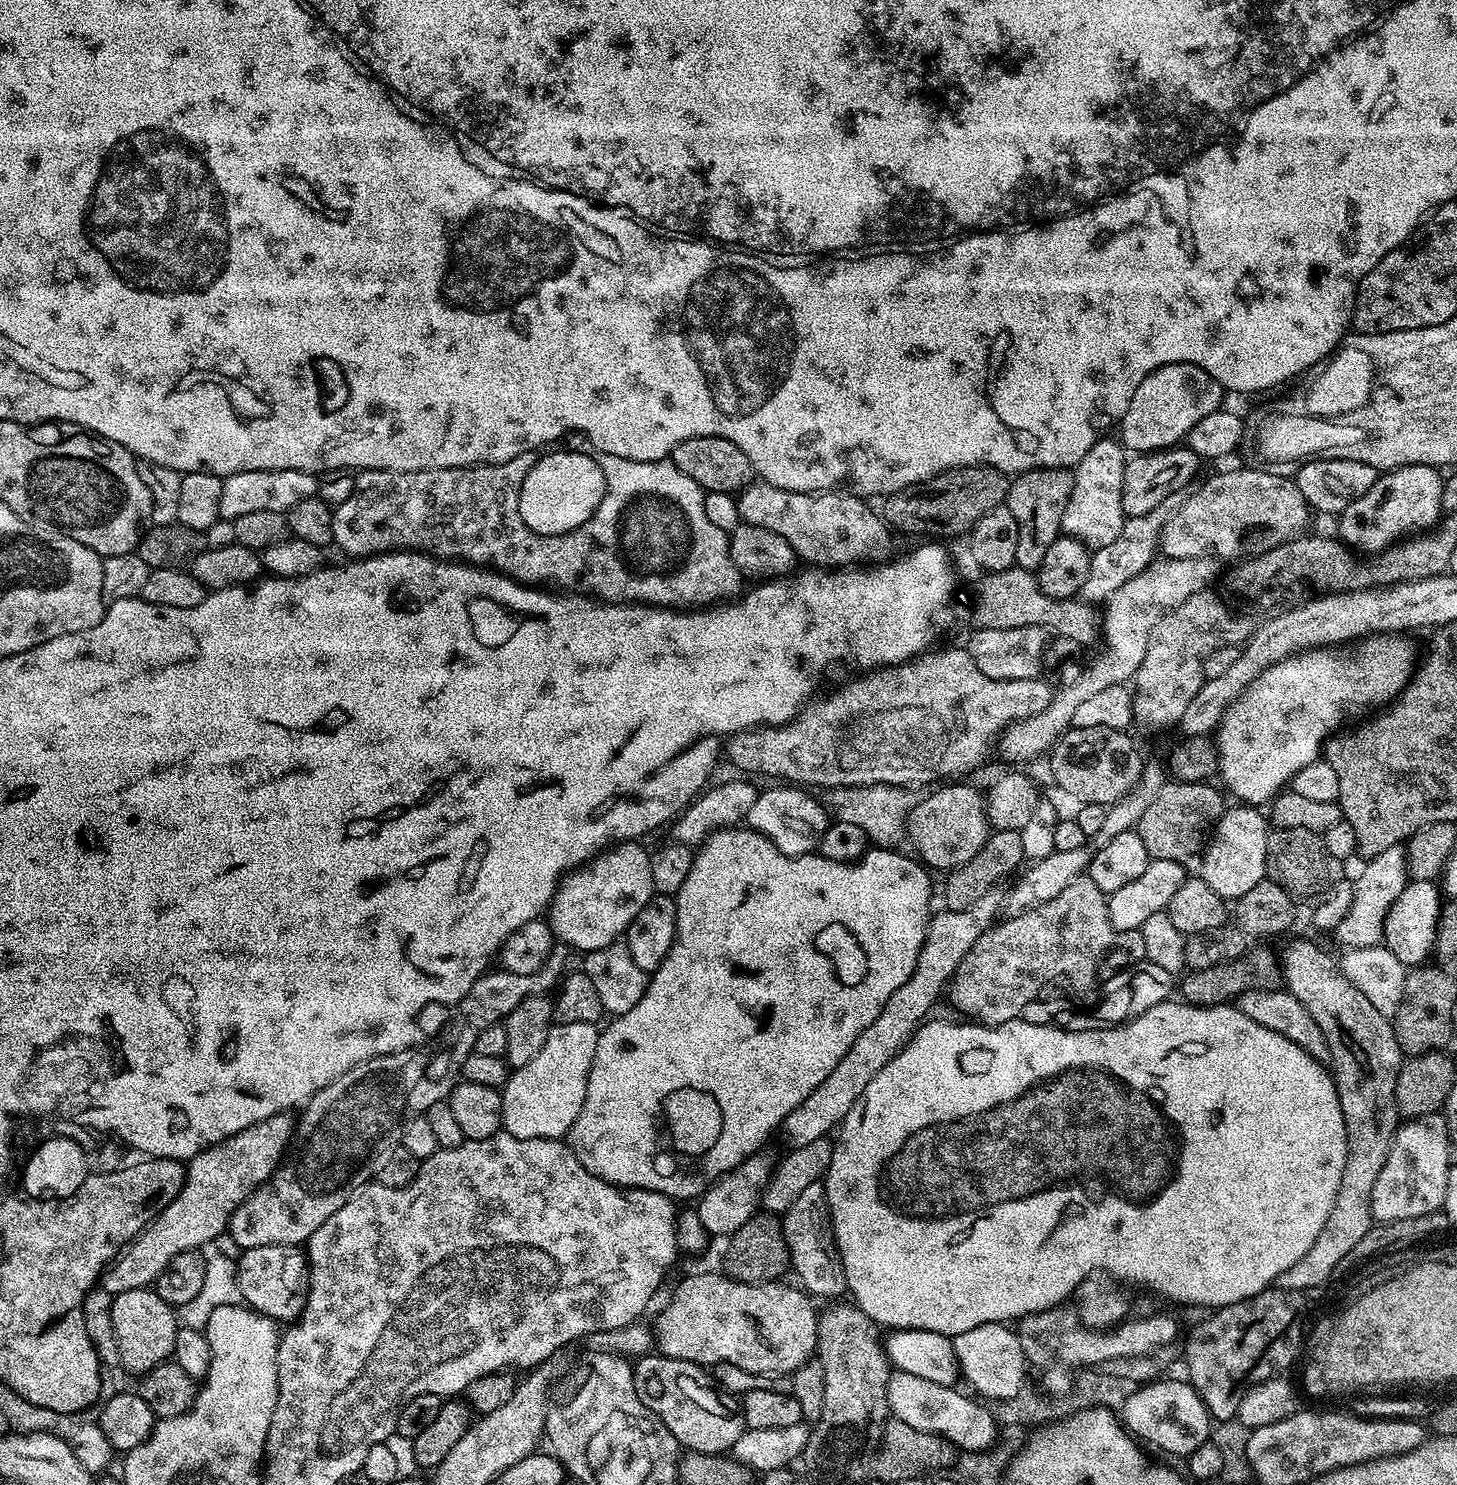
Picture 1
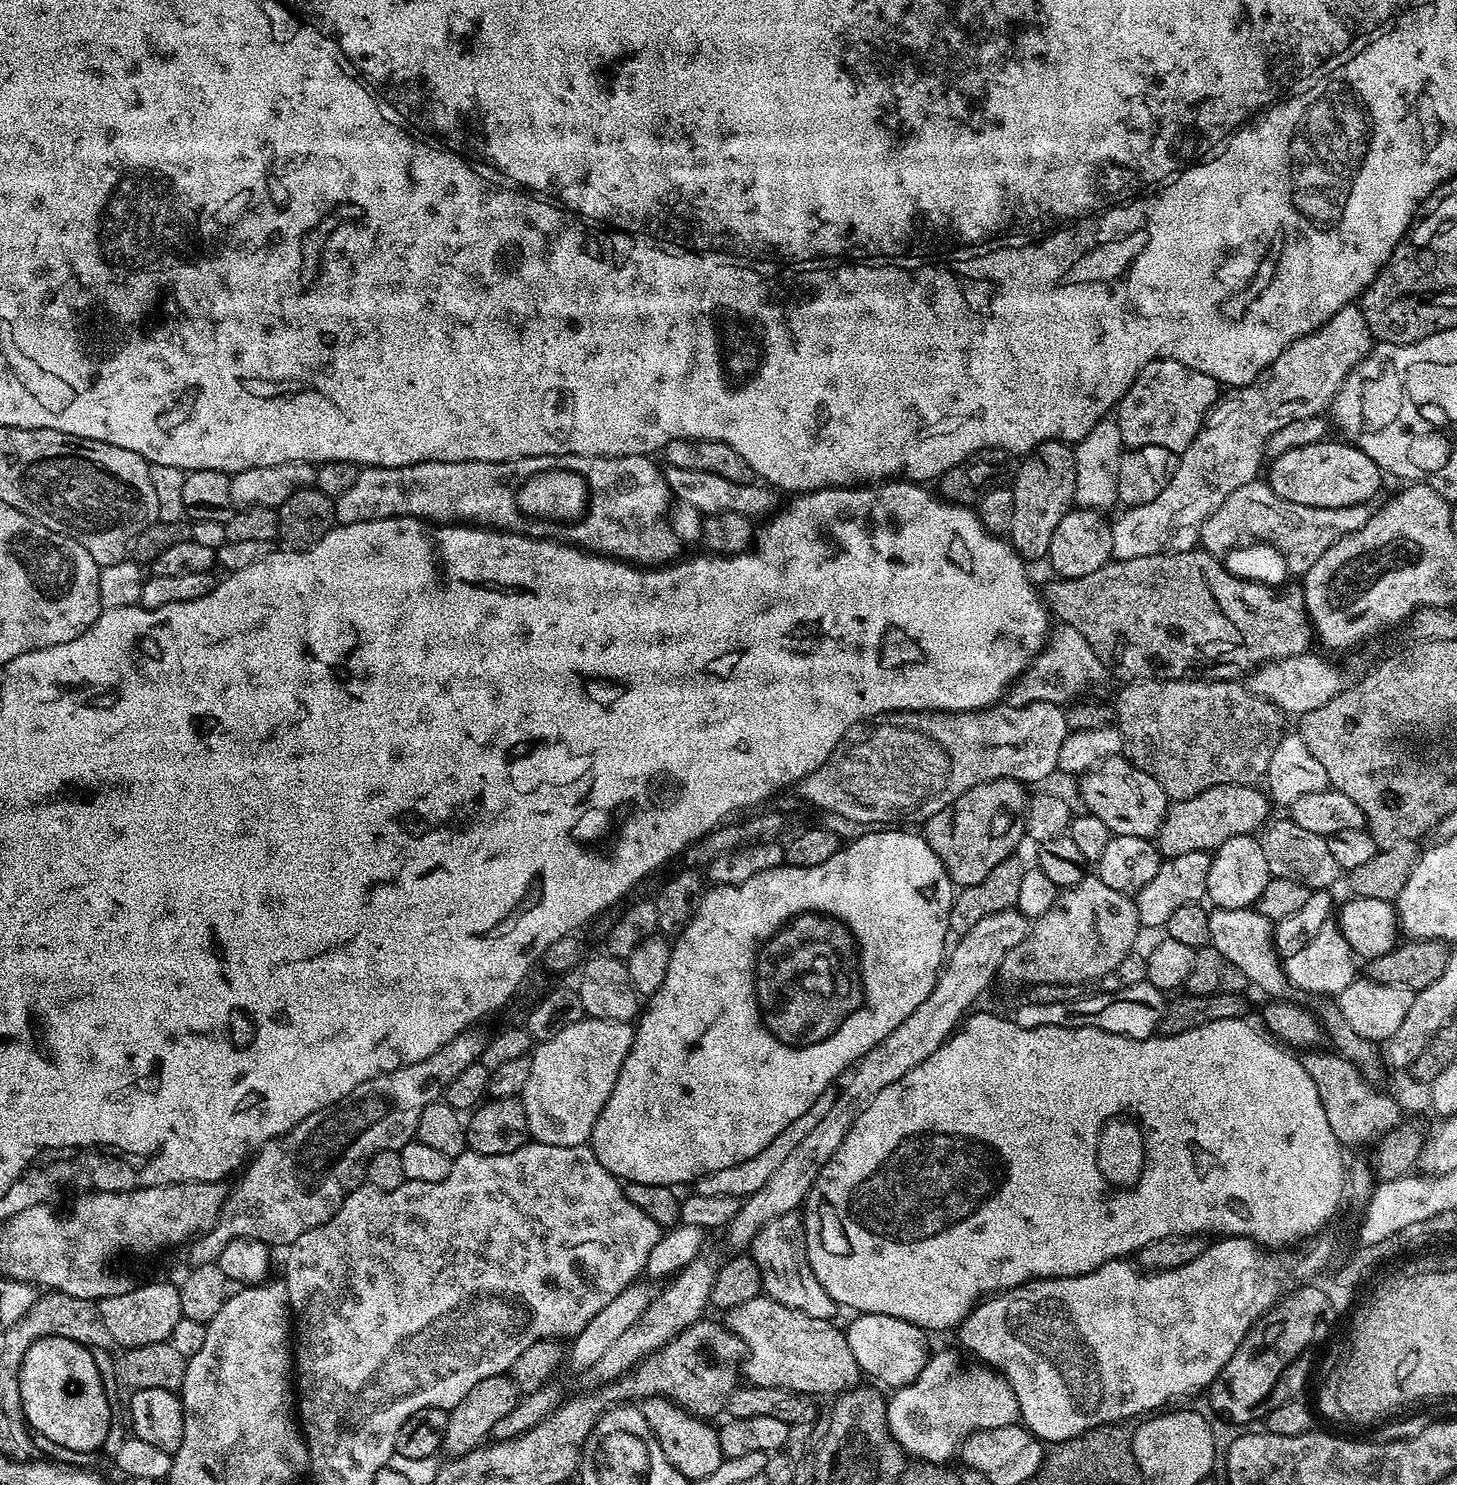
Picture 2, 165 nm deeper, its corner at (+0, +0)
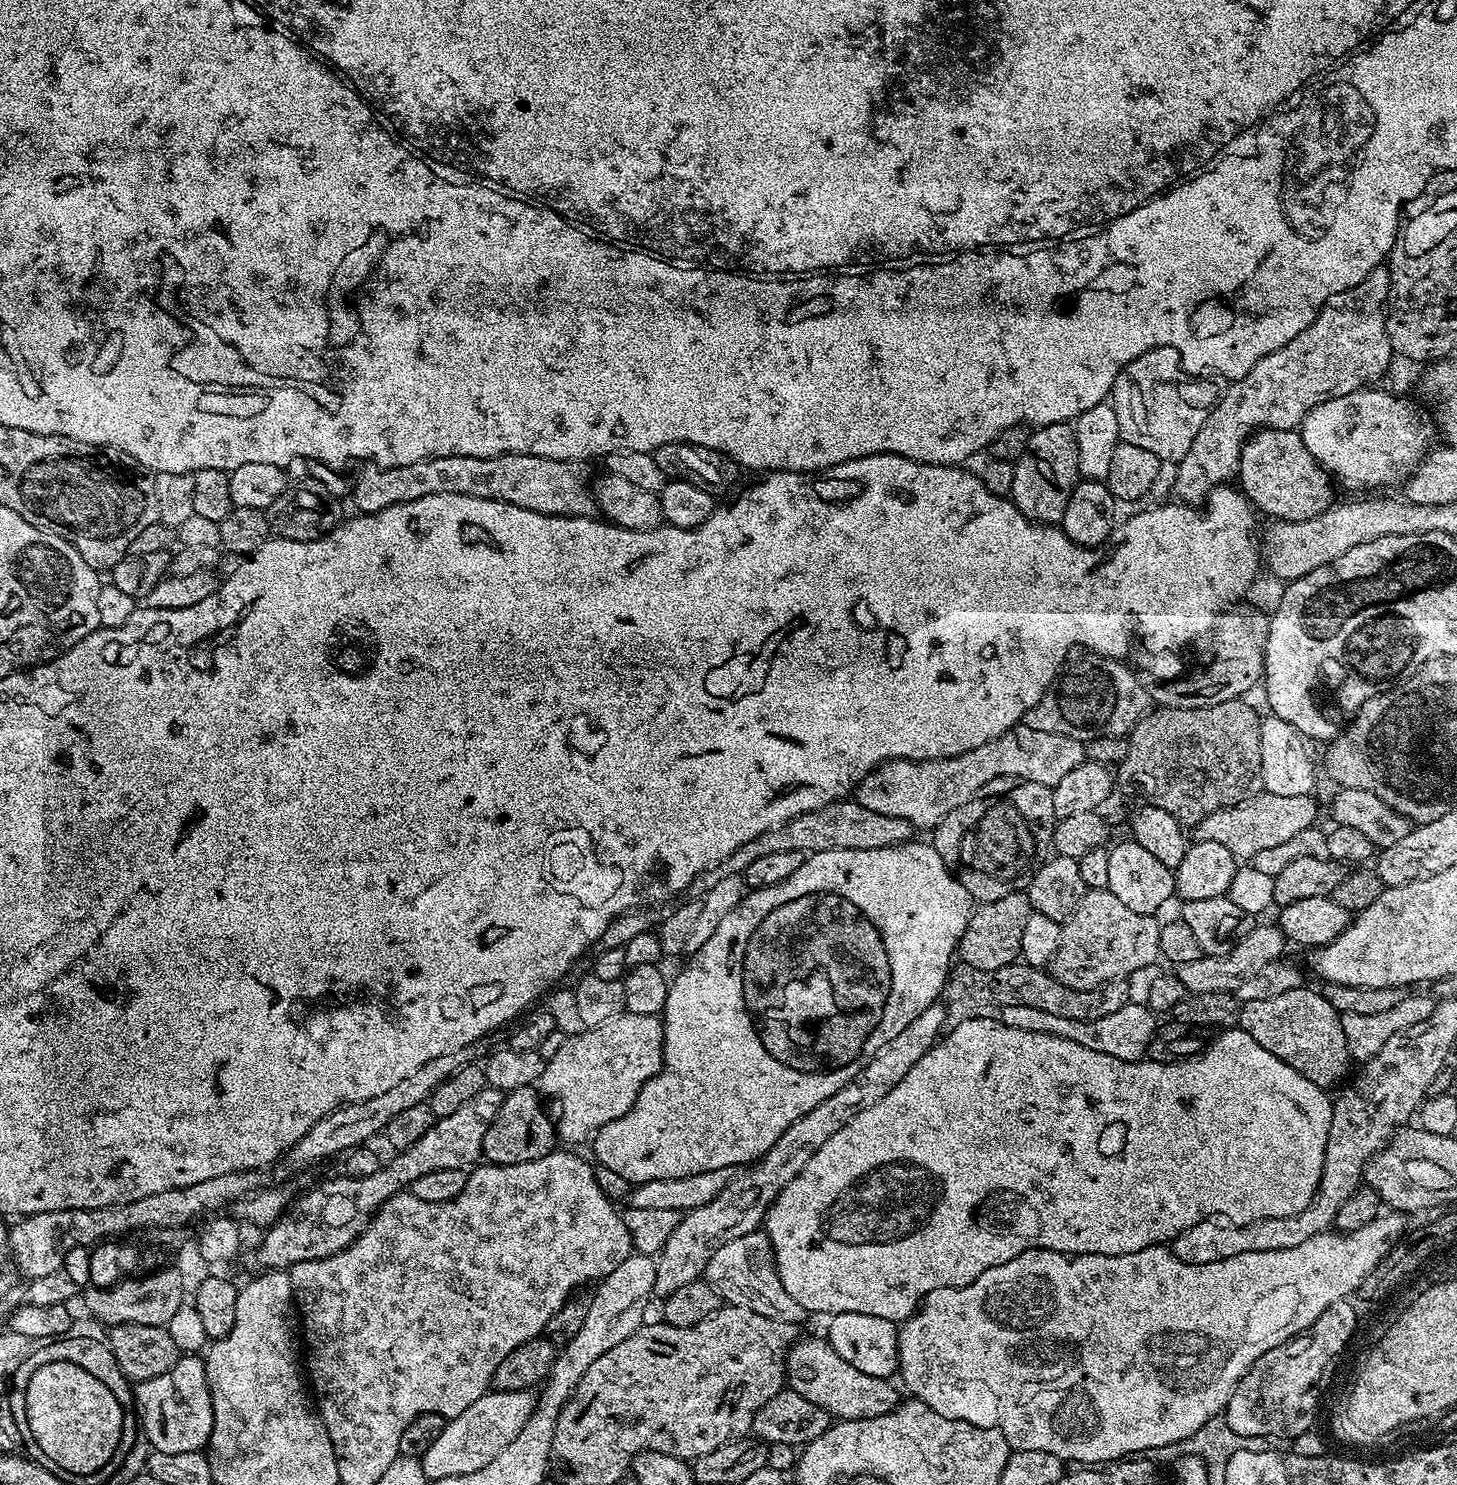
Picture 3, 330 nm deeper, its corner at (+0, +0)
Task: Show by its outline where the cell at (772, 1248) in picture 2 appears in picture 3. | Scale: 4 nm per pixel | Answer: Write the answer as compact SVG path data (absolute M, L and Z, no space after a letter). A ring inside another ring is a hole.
M757 1230L742 1238L734 1238L734 1242L726 1242L719 1250L714 1250L710 1262L706 1266L703 1279L720 1296L725 1305L733 1308L754 1310L754 1314L766 1314L766 1318L774 1318L774 1322L786 1322L797 1326L803 1325L806 1313L786 1290L780 1281L776 1269L776 1257L772 1255L772 1243L768 1234Z

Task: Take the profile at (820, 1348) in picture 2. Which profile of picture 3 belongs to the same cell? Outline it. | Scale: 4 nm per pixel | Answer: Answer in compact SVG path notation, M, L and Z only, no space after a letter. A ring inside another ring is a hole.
M816 1336L810 1337L809 1340L800 1338L789 1347L786 1361L787 1387L791 1391L802 1394L802 1398L808 1399L809 1402L814 1402L814 1406L822 1406L822 1410L826 1410L829 1417L837 1421L878 1418L894 1410L897 1404L901 1403L902 1395L900 1396L901 1389L899 1387L896 1389L892 1383L891 1379L874 1378L874 1374L862 1374L862 1370L854 1370L854 1366L850 1366L846 1358L839 1356L838 1350L834 1350L834 1346L830 1346L827 1339L820 1337L819 1340Z

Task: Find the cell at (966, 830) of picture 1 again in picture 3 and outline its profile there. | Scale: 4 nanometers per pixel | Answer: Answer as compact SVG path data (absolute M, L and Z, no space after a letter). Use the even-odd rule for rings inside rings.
M1009 776L994 778L994 782L986 782L980 792L962 802L962 806L950 810L950 814L946 814L946 818L936 824L930 843L938 850L942 862L955 876L956 881L971 894L973 901L977 905L989 904L1017 891L1018 886L1025 883L1026 877L1037 867L1038 862L1049 855L1057 819L1052 789L1042 786L1042 782L1030 782L1030 778Z

